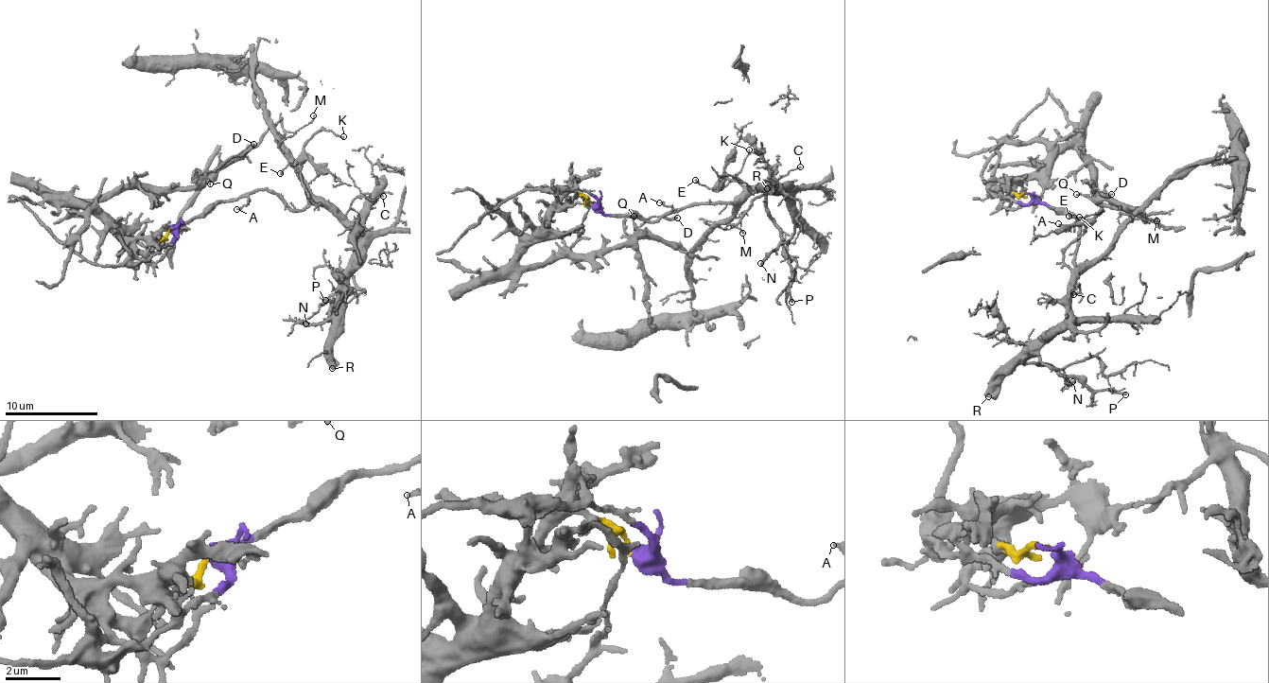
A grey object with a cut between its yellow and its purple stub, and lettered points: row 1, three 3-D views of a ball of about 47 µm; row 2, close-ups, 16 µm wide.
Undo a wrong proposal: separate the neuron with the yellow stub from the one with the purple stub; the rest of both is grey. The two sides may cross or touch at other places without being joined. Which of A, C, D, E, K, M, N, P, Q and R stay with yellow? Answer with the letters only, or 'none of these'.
D, Q

